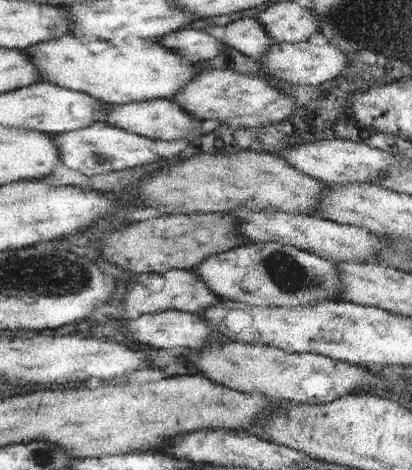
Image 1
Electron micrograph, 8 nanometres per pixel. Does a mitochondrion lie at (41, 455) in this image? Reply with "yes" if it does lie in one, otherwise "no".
yes

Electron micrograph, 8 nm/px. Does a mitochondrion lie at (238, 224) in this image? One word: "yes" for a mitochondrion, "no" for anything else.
no

